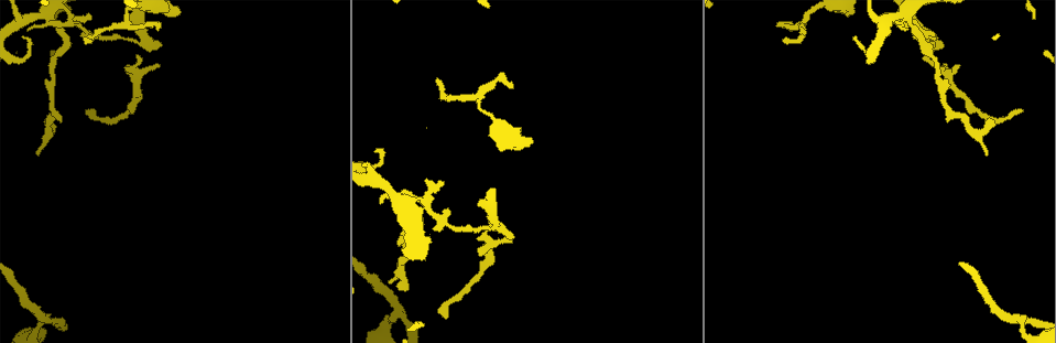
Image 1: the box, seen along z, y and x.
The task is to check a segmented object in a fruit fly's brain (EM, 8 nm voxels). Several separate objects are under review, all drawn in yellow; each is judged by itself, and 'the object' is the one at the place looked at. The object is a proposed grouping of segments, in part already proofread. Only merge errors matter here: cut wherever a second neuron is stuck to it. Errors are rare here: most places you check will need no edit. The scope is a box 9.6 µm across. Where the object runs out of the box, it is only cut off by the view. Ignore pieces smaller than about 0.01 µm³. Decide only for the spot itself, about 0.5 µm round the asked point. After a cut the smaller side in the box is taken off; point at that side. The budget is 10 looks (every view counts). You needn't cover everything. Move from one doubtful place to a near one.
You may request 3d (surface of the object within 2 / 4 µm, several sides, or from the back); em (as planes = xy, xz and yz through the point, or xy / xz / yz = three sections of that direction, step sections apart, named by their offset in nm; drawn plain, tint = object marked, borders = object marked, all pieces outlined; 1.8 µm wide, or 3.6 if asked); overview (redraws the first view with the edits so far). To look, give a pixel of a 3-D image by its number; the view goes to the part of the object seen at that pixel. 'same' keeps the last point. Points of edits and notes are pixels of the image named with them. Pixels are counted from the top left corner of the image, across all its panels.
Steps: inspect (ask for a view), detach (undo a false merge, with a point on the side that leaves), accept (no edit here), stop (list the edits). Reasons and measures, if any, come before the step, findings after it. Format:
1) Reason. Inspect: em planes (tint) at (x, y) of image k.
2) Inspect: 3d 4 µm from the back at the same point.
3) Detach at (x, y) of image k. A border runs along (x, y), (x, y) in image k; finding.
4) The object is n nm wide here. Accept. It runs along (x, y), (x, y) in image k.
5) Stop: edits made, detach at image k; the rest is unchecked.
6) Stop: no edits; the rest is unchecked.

Inspect: em planes (plain) at (487, 228) of image 1.

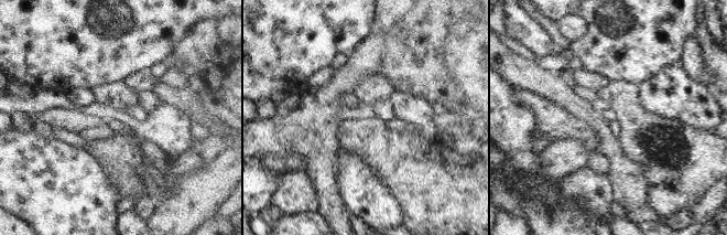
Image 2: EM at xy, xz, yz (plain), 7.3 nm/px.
Inspect: em planes (tint) at the same point.

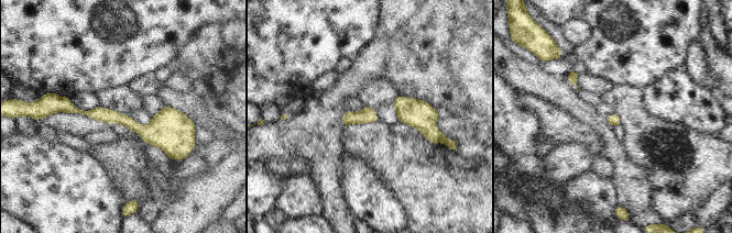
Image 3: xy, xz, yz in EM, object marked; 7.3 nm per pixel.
Accept. It runs along (58, 107), (140, 130), (189, 124) in image 3; all the same neuron.

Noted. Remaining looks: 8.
Sharp bend. Inspect: em planes (tint) at (977, 135) of image 1.

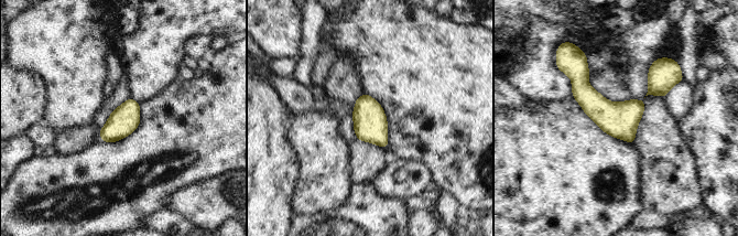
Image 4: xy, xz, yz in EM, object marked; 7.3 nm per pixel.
The object is 220 nm wide here. Accept. Continuous, no second neuron.

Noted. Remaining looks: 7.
Branch point. Inspect: 3d 2 µm at (396, 312) of image 1.

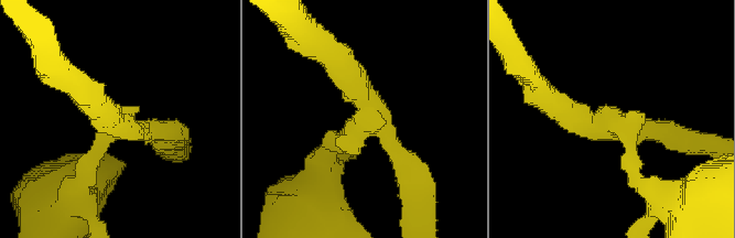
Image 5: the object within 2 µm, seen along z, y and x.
3 arms meet here; the arms are 220, 240, 320 nm wide; shape alone is not enough. Inspect: em planes (tint) at (361, 123) of image 5.

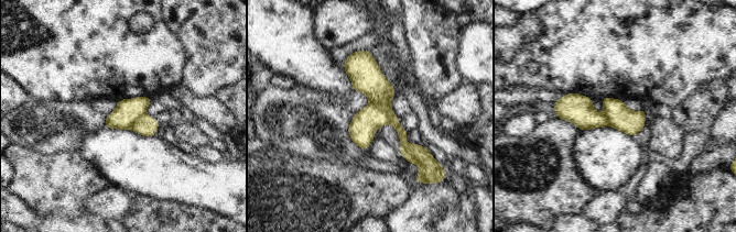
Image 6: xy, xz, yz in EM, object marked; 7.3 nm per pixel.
The object is 190 nm wide here. Detach at (366, 77) of image 6. A border runs along (390, 98), (370, 103) in image 6; a second neuron is stuck on.

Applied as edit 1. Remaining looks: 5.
Thin neck. Inspect: em planes (borders) at (479, 99) of image 1.

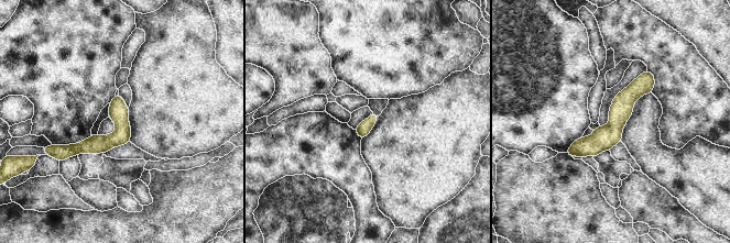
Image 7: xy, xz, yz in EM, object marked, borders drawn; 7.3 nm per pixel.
The object is 100 nm wide here. Accept. All the same neuron.

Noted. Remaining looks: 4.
Stop: edits made, detach at image 6; the rest is unchecked.

